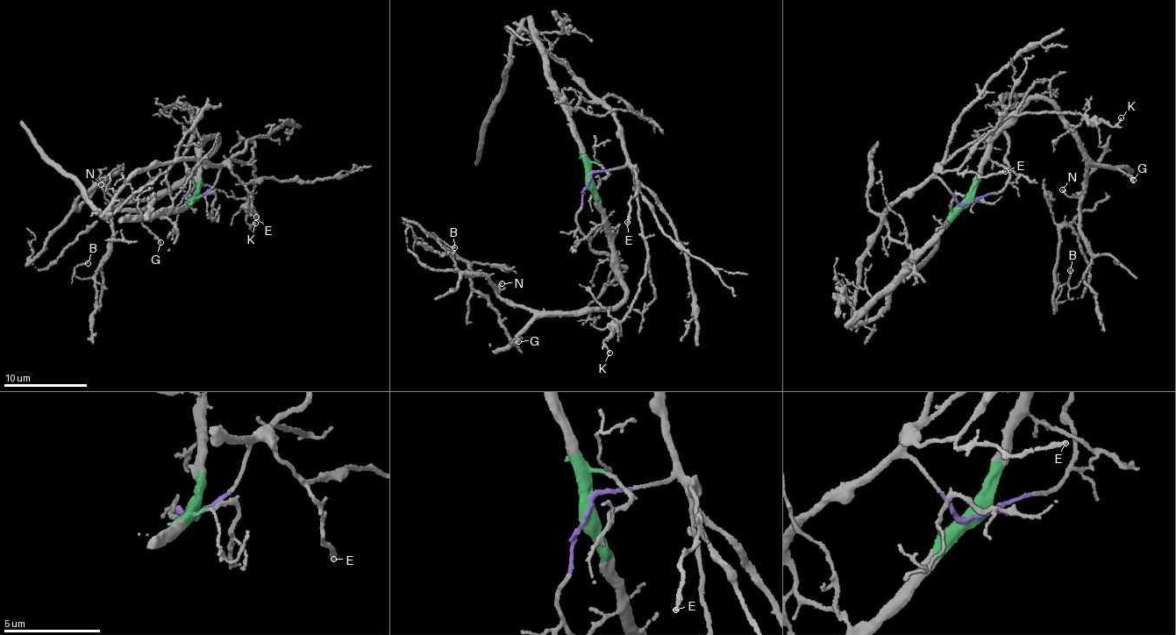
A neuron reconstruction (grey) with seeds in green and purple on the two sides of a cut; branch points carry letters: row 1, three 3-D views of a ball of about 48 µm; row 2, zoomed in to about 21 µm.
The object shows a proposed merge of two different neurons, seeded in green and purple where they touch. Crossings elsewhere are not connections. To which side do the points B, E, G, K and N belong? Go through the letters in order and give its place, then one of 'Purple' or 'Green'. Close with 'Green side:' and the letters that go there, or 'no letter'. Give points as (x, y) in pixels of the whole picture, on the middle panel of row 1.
B: Place: (454, 247). Green
E: Place: (627, 222). Purple
G: Place: (518, 341). Green
K: Place: (609, 353). Purple
N: Place: (502, 283). Green
Green side: B, G, N

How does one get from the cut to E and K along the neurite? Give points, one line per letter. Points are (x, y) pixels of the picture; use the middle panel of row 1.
E: (588, 182), (593, 174), (627, 165), (633, 167), (637, 195), (629, 201), (627, 223)
K: (588, 182), (593, 174), (630, 168), (648, 254), (645, 275), (632, 307), (613, 336), (602, 340), (610, 353)

